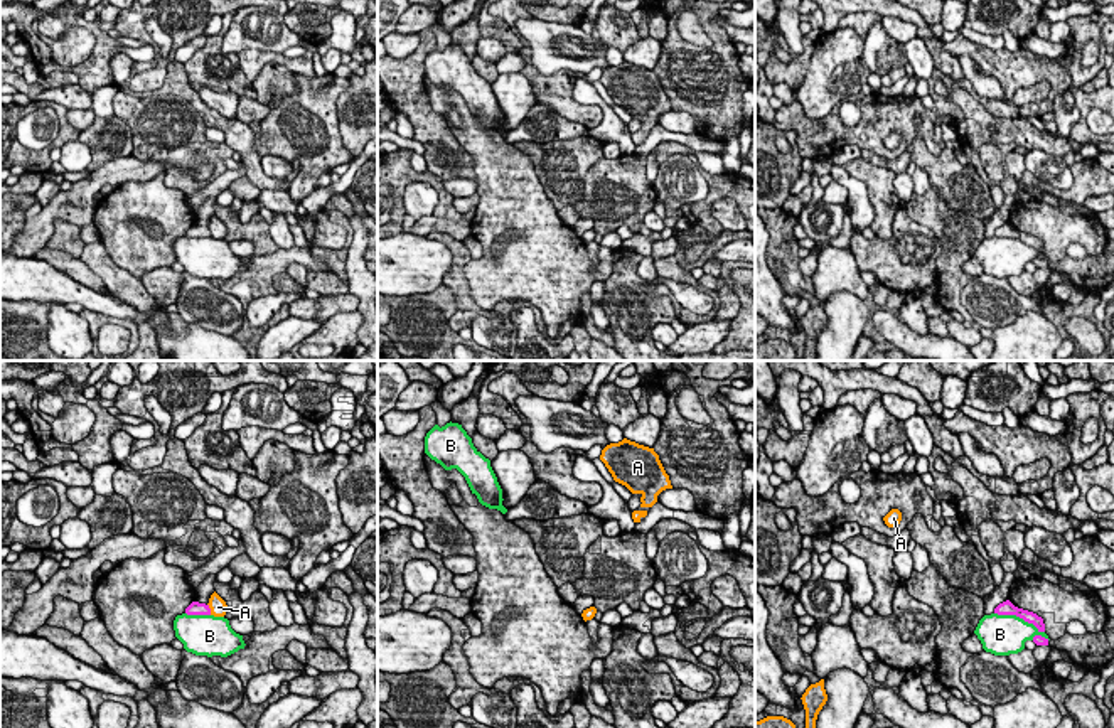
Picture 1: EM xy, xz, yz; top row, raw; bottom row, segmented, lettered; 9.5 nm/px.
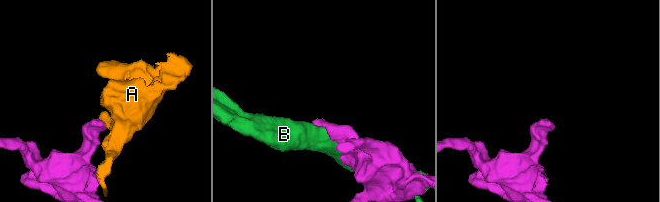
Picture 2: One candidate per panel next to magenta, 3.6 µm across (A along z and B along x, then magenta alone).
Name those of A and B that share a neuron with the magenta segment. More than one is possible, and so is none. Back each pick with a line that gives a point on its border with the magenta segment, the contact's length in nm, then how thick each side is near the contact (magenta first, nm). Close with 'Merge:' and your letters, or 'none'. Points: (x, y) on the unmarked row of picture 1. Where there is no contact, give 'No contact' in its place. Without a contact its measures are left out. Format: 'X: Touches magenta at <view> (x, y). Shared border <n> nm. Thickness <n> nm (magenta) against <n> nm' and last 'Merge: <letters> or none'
Merge: none

